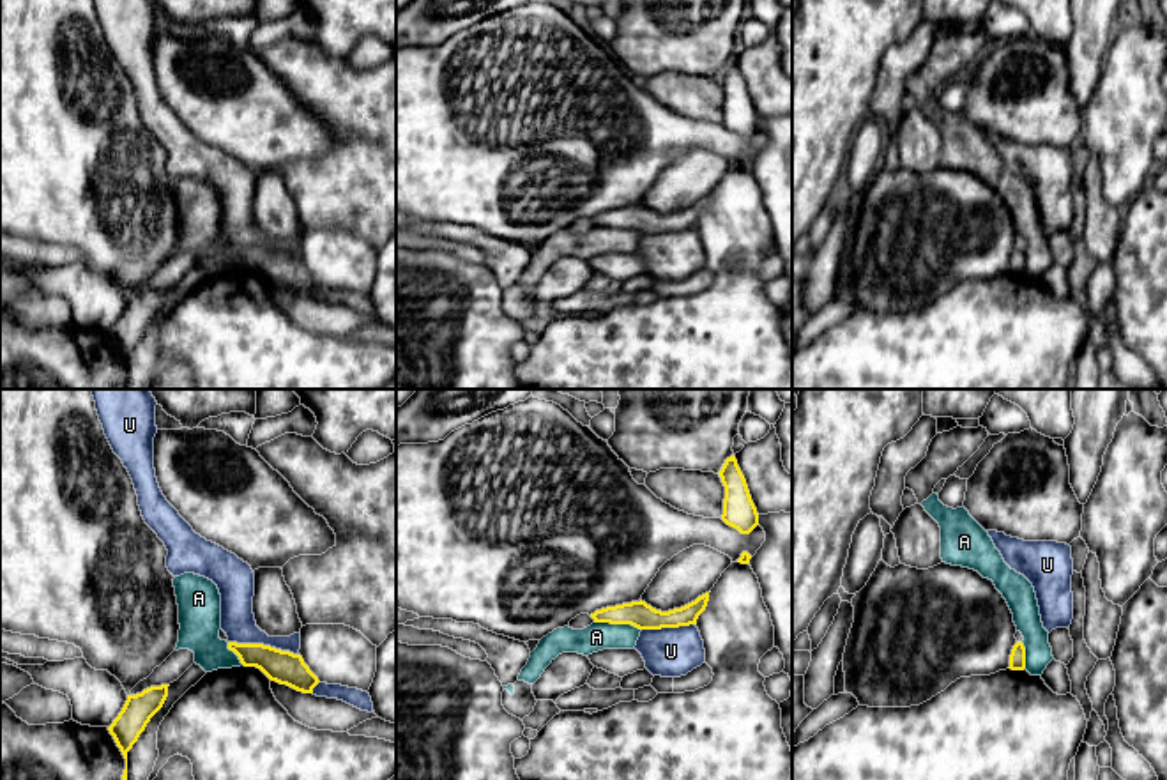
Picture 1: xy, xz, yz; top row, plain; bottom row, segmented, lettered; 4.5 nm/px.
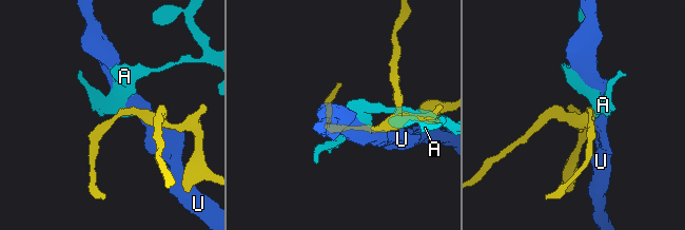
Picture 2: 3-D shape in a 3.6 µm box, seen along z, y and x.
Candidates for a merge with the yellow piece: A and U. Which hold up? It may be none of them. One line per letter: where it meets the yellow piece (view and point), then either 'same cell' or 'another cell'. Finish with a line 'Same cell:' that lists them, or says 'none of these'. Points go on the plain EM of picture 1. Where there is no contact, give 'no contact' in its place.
A: xz (617, 227) | another cell
U: xy (262, 248) | another cell
Same cell: none of these

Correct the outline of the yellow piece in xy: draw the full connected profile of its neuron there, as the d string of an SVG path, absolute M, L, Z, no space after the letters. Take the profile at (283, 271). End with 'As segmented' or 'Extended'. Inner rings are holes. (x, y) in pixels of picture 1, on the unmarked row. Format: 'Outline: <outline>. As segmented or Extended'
Outline: M228 246L228 253L239 260L244 271L256 271L271 285L286 288L297 295L313 297L313 292L320 287L301 258L263 248Z. As segmented

